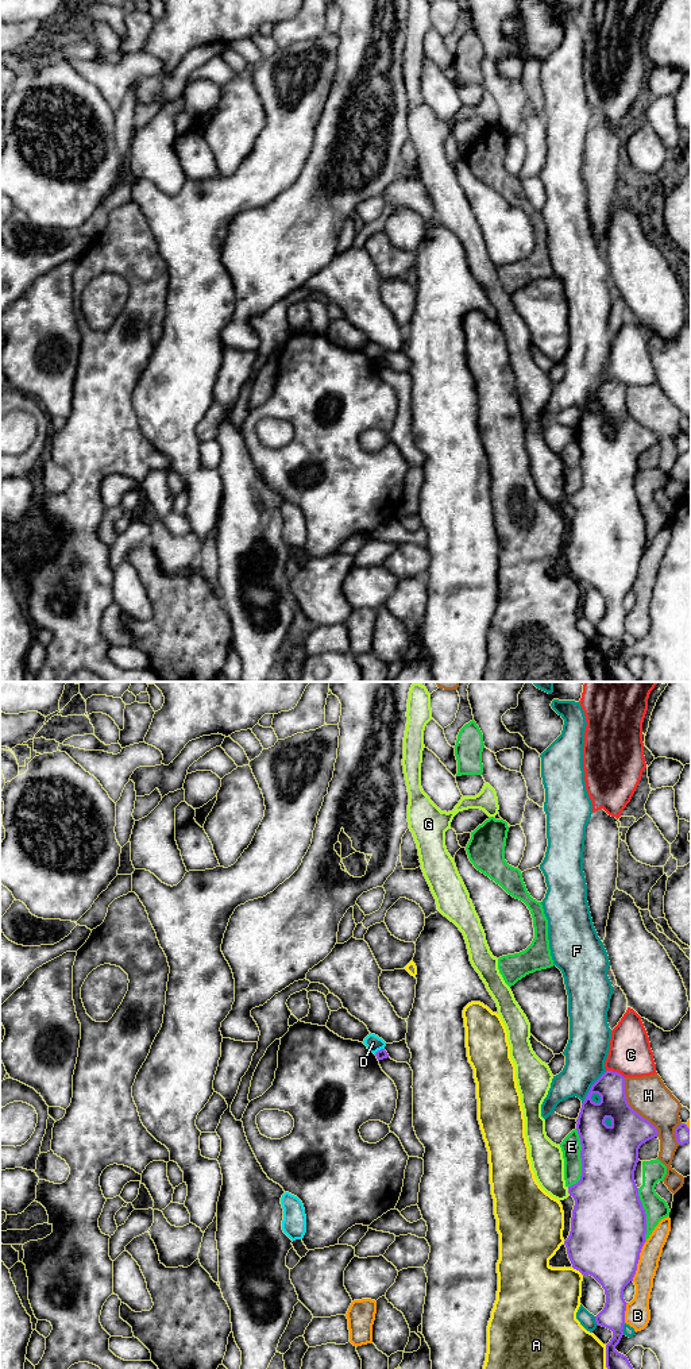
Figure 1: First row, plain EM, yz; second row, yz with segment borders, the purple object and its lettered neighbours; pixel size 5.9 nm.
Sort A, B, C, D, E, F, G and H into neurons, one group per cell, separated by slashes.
A / B / C / D / E / F / G / H

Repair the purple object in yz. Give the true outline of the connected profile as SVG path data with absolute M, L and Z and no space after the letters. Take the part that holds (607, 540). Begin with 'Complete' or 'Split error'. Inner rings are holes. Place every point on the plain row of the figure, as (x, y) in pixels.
Complete. M606 379L591 394L576 431L582 454L582 485L576 493L568 495L575 514L571 540L564 554L572 576L582 583L592 585L605 598L606 612L595 630L613 640L613 647L606 653L607 680L636 682L628 666L618 662L615 655L624 644L628 613L624 598L633 590L646 543L646 522L634 490L634 479L640 470L638 458L657 446L659 440L629 414L625 386L613 379Z

